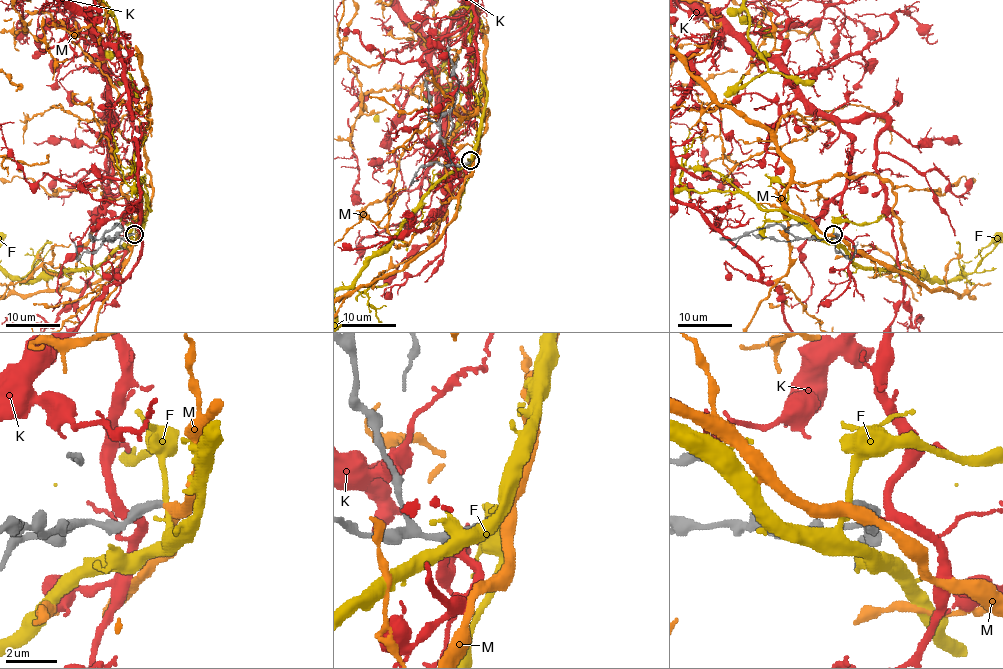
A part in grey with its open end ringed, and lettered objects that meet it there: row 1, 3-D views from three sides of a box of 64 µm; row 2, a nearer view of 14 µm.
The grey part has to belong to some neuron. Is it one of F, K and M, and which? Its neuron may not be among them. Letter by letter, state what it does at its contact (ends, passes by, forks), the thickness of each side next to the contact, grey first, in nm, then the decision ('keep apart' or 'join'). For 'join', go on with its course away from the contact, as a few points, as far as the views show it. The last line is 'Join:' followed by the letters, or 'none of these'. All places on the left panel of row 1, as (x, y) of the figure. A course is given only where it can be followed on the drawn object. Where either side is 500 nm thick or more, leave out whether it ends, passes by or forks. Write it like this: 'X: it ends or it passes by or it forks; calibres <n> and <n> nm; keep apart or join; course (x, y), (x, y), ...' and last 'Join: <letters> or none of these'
F: it passes by; calibres 320 and 200 nm; keep apart
K: it passes by; calibres 360 and 240 nm; keep apart
M: it passes by; calibres 320 and 400 nm; join
Join: M

